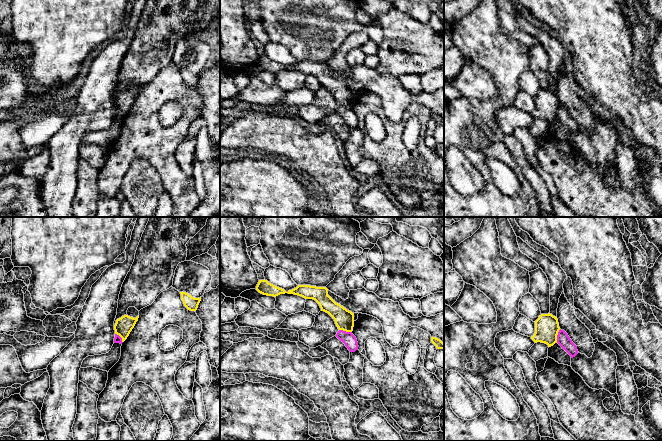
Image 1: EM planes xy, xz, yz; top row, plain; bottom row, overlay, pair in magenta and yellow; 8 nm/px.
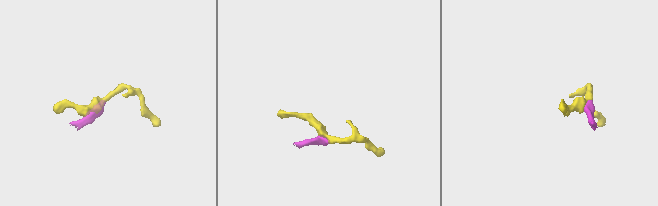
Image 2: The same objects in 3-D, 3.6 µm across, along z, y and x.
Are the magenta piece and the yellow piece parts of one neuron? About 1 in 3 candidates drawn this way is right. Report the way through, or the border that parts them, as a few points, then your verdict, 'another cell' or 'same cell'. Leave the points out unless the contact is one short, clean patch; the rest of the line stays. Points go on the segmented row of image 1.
along yz (560, 329), (556, 342) | another cell

